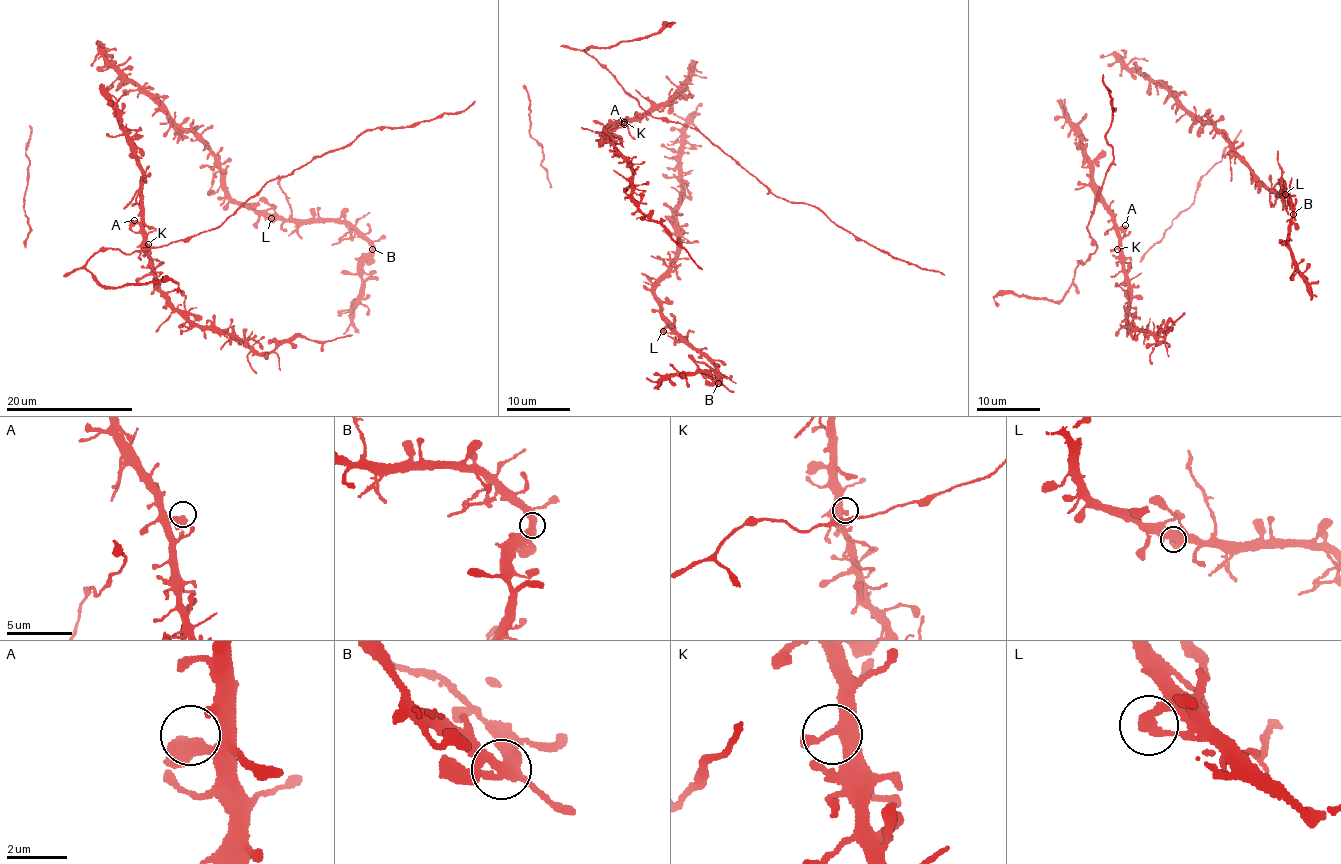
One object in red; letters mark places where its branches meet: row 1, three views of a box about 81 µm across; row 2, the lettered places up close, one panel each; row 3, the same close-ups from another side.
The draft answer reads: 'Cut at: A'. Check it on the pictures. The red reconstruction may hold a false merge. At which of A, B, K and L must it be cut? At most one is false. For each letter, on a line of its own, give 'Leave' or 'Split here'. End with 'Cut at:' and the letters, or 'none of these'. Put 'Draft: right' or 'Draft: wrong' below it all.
A: Leave
B: Leave
K: Leave
L: Leave
Cut at: none of these
Draft: wrong

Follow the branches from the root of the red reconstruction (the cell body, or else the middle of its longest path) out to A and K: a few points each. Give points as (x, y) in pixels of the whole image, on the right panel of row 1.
A: (1086, 113), (1078, 125), (1079, 144), (1089, 165), (1093, 193), (1111, 216), (1114, 224), (1120, 228), (1125, 225)
K: (1086, 113), (1078, 125), (1079, 144), (1089, 165), (1093, 193), (1111, 216), (1118, 240), (1117, 249)

